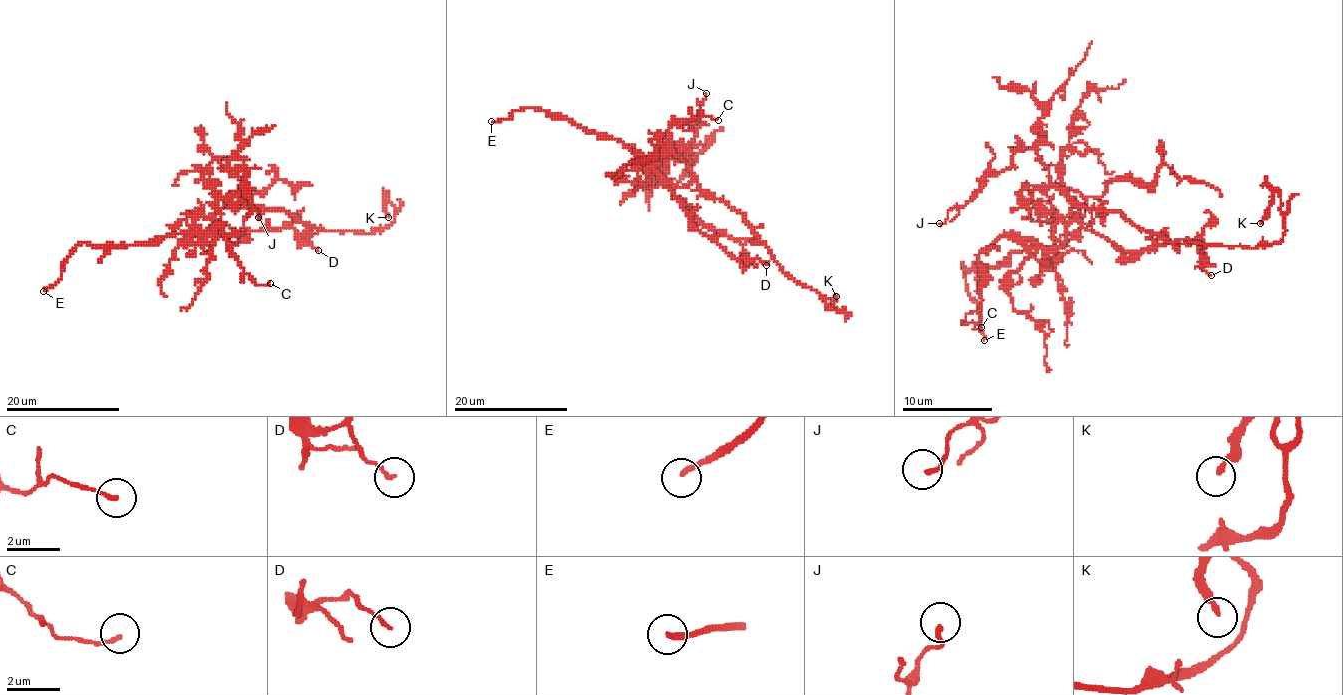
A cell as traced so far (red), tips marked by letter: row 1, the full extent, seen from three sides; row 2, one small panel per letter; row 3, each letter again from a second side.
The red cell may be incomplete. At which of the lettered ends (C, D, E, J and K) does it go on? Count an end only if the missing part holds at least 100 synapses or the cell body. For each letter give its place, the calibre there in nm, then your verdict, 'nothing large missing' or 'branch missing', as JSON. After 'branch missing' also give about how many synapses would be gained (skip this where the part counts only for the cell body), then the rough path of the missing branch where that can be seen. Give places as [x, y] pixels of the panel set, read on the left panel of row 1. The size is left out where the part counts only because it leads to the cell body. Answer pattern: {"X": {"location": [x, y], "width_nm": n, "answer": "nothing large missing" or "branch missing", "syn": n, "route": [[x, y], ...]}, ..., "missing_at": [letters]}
{"C": {"location": [270, 283], "width_nm": 130, "answer": "nothing large missing"}, "D": {"location": [318, 250], "width_nm": 140, "answer": "nothing large missing"}, "E": {"location": [43, 291], "width_nm": 200, "answer": "branch missing"}, "J": {"location": [258, 217], "width_nm": 160, "answer": "nothing large missing"}, "K": {"location": [388, 217], "width_nm": 190, "answer": "nothing large missing"}, "missing_at": ["E"]}

